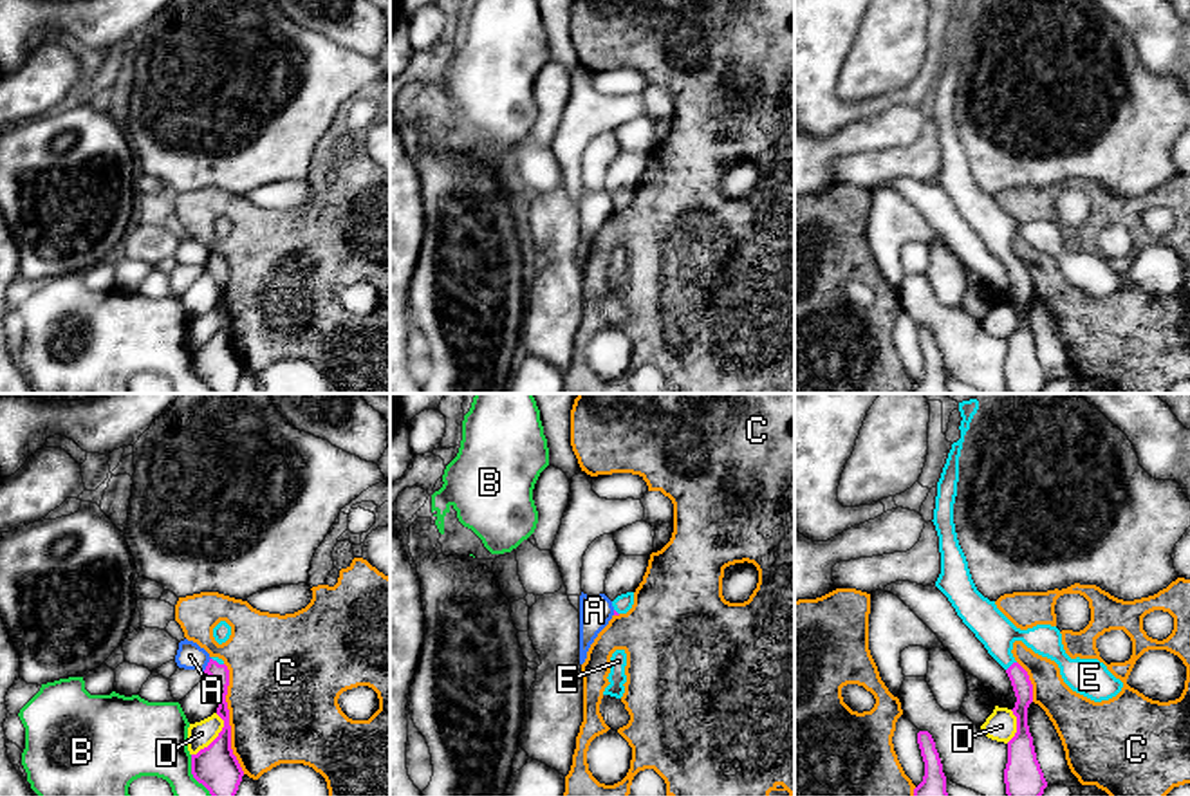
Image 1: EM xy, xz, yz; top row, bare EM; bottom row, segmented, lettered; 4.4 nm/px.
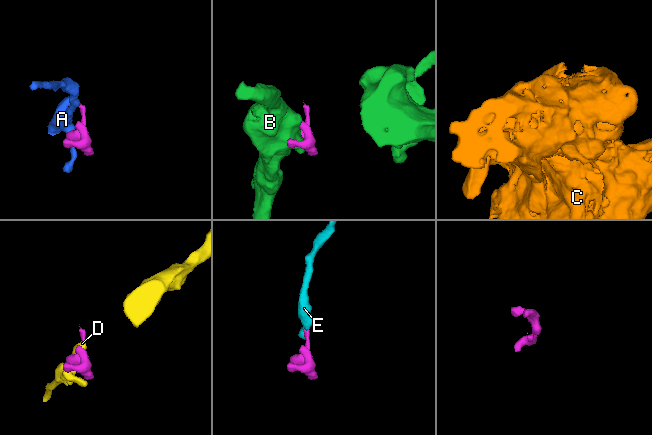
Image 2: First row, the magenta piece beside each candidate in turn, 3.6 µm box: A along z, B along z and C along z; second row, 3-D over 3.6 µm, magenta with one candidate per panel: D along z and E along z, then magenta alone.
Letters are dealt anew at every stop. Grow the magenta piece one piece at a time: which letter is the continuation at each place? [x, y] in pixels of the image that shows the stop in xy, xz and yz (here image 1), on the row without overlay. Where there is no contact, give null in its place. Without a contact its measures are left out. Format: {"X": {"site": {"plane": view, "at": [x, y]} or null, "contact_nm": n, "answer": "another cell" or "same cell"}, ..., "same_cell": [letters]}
{"A": {"site": {"plane": "xy", "at": [208, 260]}, "contact_nm": 70, "answer": "another cell"}, "B": {"site": {"plane": "xy", "at": [194, 372]}, "contact_nm": 220, "answer": "another cell"}, "C": {"site": {"plane": "xy", "at": [228, 314]}, "contact_nm": 500, "answer": "another cell"}, "D": {"site": {"plane": "xy", "at": [217, 333]}, "contact_nm": 220, "answer": "another cell"}, "E": {"site": {"plane": "yz", "at": [1010, 262]}, "contact_nm": 60, "answer": "same cell"}, "same_cell": ["E"]}

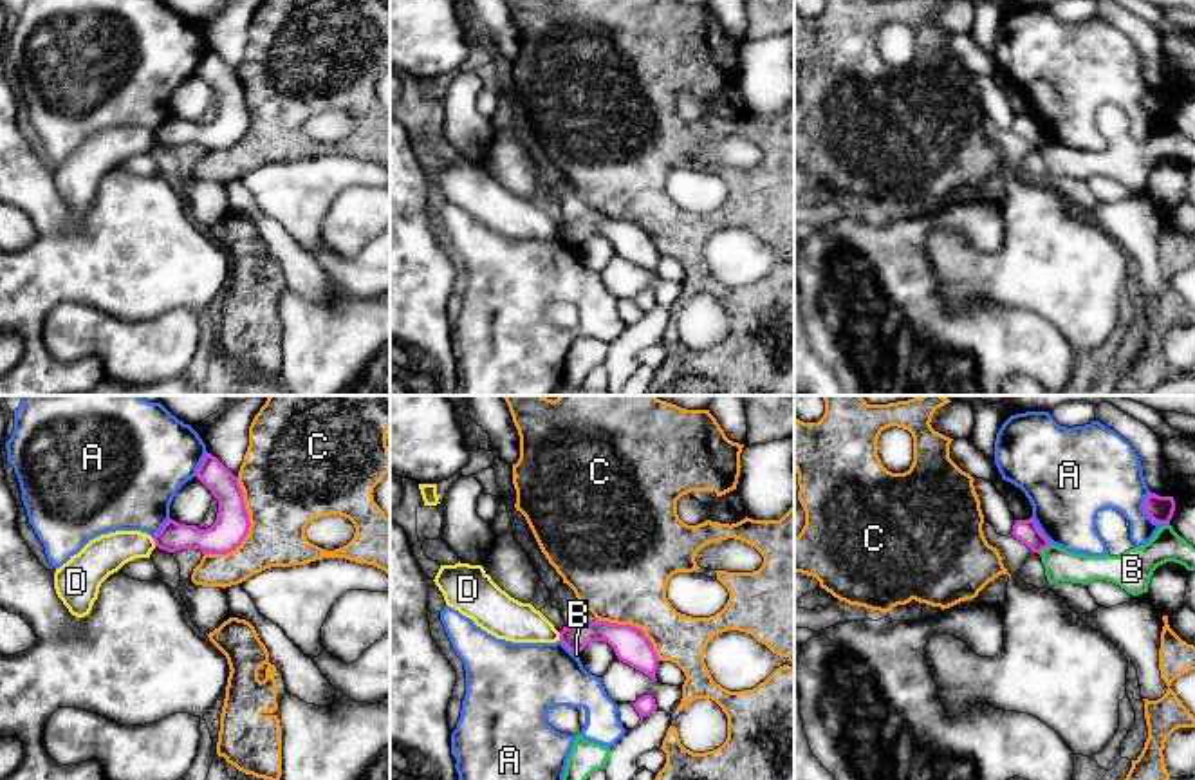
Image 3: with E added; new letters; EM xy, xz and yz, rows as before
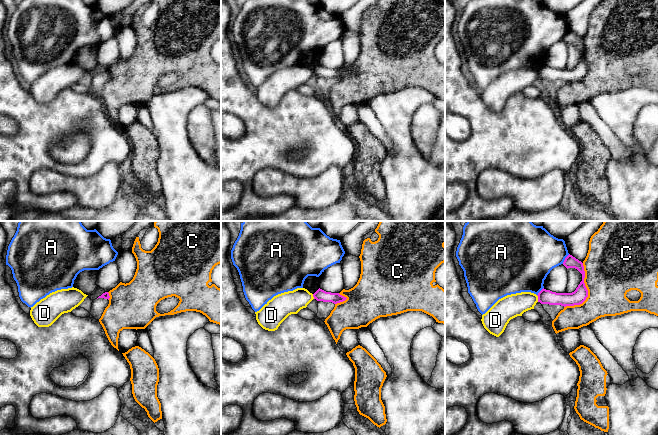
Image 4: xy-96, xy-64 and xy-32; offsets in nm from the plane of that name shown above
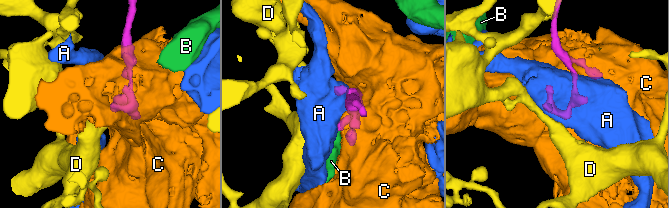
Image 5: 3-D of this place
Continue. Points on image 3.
{"A": {"site": {"plane": "yz", "at": [1148, 111]}, "contact_nm": 170, "answer": "another cell"}, "B": {"site": {"plane": "yz", "at": [1044, 143]}, "contact_nm": 80, "answer": "another cell"}, "C": {"site": {"plane": "xy", "at": [250, 121]}, "contact_nm": 380, "answer": "another cell"}, "D": {"site": {"plane": "xy", "at": [154, 136]}, "contact_nm": 40, "answer": "another cell"}, "same_cell": []}

